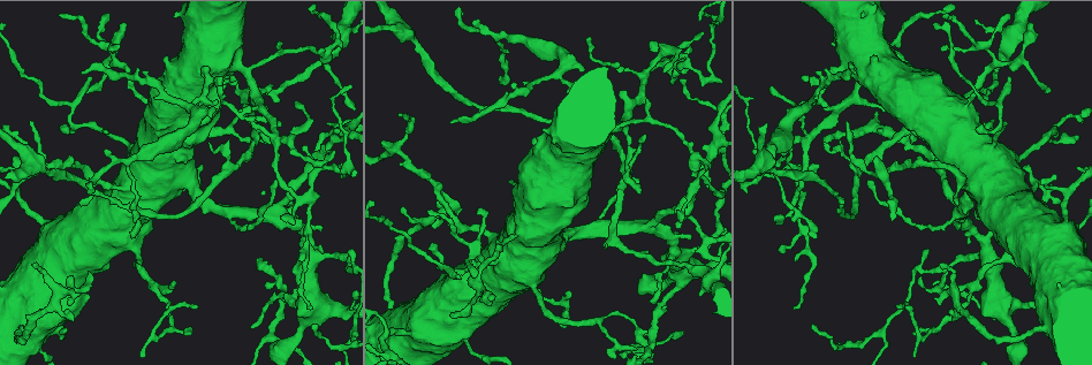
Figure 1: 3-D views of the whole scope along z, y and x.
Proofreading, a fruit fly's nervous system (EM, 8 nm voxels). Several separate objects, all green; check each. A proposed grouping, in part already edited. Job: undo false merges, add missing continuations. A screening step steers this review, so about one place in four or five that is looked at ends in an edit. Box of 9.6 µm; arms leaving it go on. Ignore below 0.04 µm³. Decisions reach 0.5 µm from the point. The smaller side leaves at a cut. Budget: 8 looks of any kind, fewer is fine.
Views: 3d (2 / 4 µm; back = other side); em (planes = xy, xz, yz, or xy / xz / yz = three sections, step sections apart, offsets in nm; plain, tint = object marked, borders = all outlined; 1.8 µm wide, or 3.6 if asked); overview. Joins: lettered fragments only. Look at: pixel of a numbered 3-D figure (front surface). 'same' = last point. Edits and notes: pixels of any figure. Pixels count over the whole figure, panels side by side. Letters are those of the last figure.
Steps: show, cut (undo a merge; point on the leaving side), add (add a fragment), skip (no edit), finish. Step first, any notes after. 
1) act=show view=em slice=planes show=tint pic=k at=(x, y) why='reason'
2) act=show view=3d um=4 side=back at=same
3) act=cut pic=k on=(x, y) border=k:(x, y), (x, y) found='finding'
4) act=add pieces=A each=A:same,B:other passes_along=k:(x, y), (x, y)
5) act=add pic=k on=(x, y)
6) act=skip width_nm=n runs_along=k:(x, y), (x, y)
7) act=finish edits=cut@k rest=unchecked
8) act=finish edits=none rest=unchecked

act=show view=3d um=2 pic=1 at=(282, 218) why='tapers out'

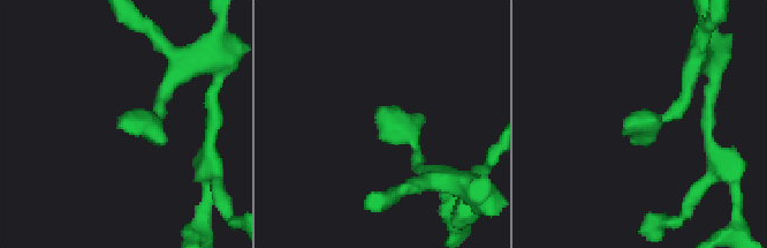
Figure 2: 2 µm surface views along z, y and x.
act=show view=em slice=planes show=plain pic=2 at=(377, 108)

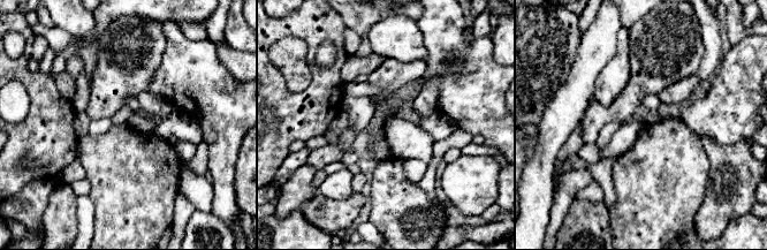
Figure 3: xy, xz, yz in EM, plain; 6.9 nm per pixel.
act=show view=em slice=planes show=borders at=same

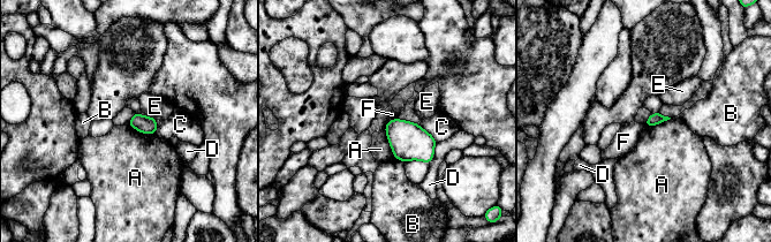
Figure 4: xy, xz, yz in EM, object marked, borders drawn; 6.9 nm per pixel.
act=skip each=A:other,B:other,C:other,D:other,E:other,F:other found='none of them fits'

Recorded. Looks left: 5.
act=show view=3d um=2 pic=1 at=(502, 82) why='free end'

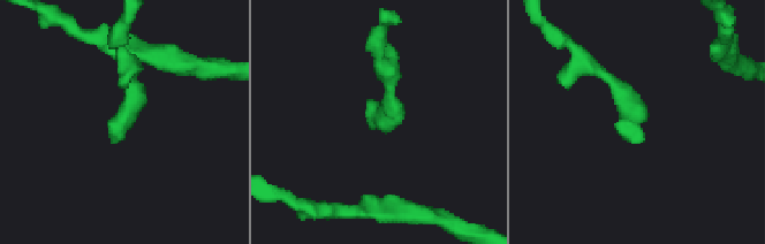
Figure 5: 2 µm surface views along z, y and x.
act=show view=em slice=xz step=16 show=tint pic=5 at=(375, 125) why='now the EM'

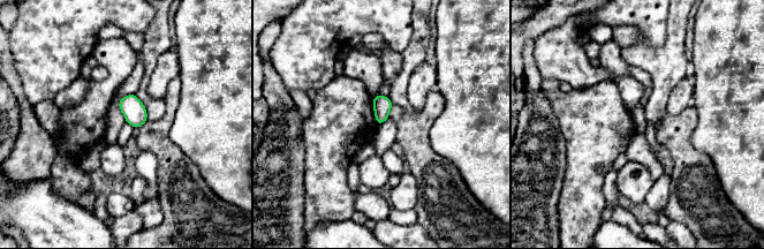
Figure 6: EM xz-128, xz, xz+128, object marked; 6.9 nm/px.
act=show view=em slice=xy step=8 show=borders at=same

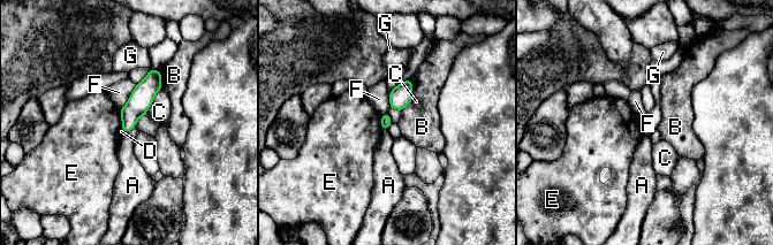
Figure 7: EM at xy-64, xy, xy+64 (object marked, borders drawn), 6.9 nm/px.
act=skip width_nm=120 each=A:other,B:other,C:other,D:other,E:other,F:other,G:other runs_along=7:(158, 74), (130, 113), (126, 129) found='no lettered fragment goes on from it'

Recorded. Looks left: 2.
act=show view=3d um=4 pic=1 at=(245, 90) why='sharp bend'

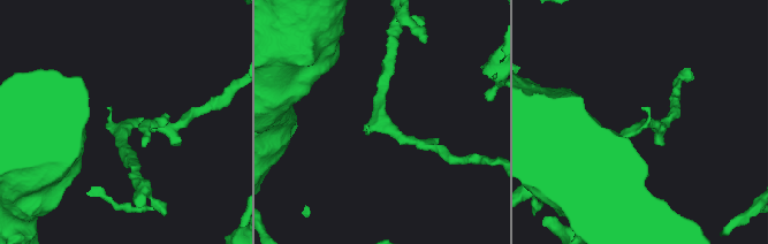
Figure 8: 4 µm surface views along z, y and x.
act=show view=em slice=xy step=8 show=borders pic=8 at=(120, 126) why='shape alone is not enough'

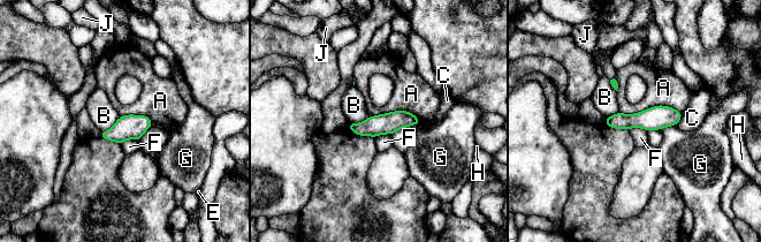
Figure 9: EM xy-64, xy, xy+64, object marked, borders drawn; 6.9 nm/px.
act=skip width_nm=140 each=A:other,B:other,C:other,E:other,F:other,G:other,H:other,J:other border=9:(619, 111), (668, 105), (682, 113) found='one neuron here'

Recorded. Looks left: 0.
act=finish edits=none rest=unchecked

